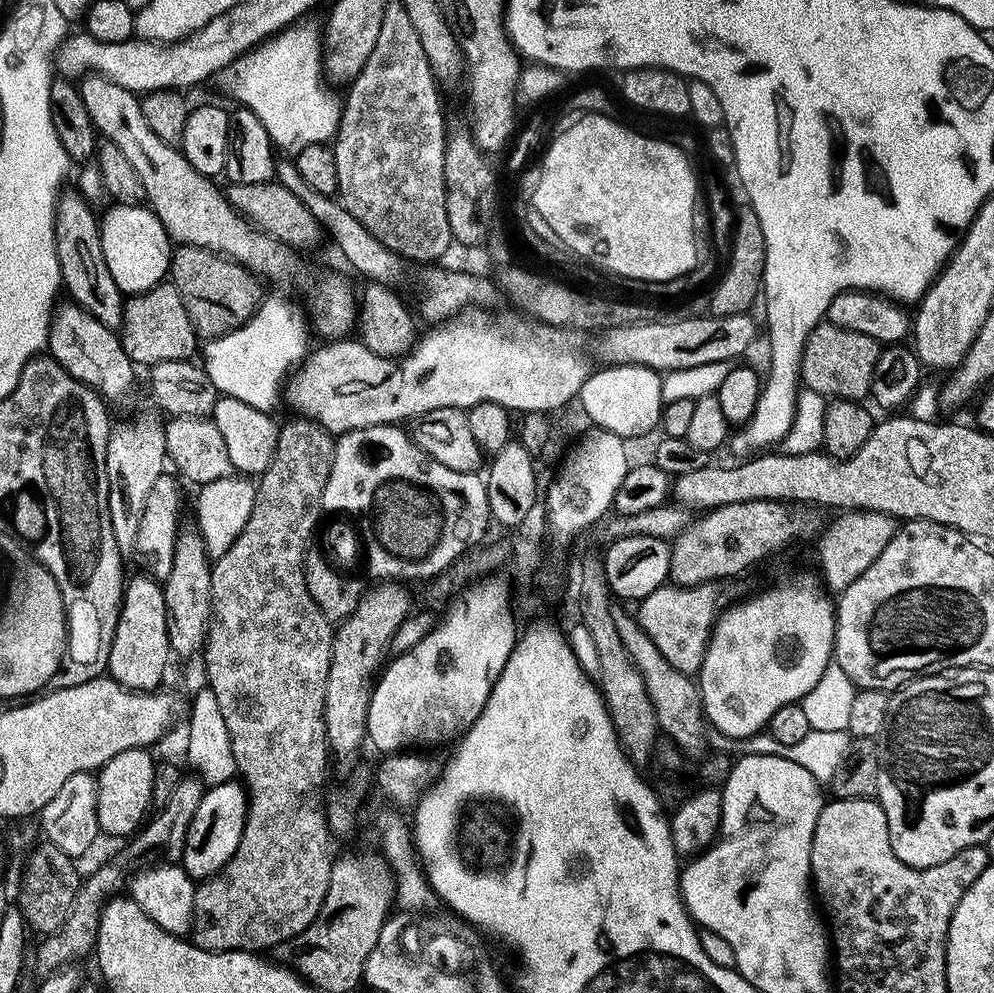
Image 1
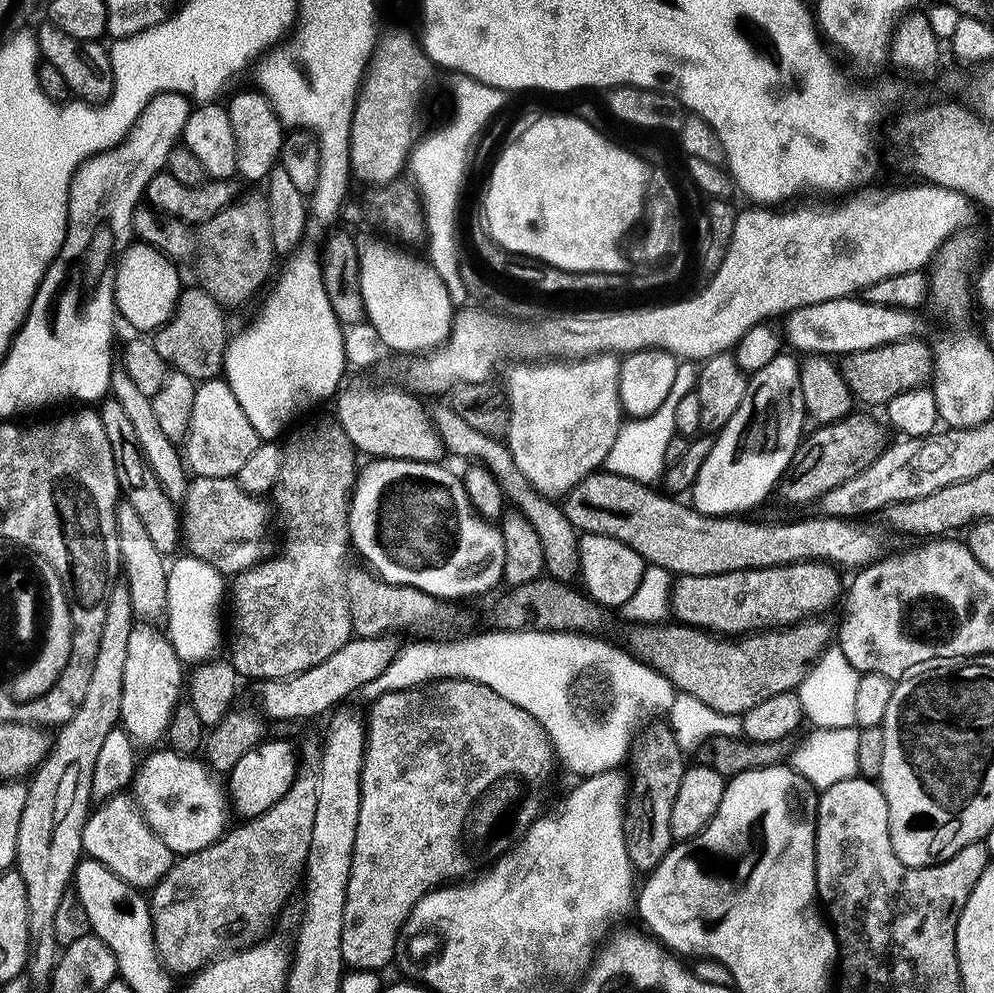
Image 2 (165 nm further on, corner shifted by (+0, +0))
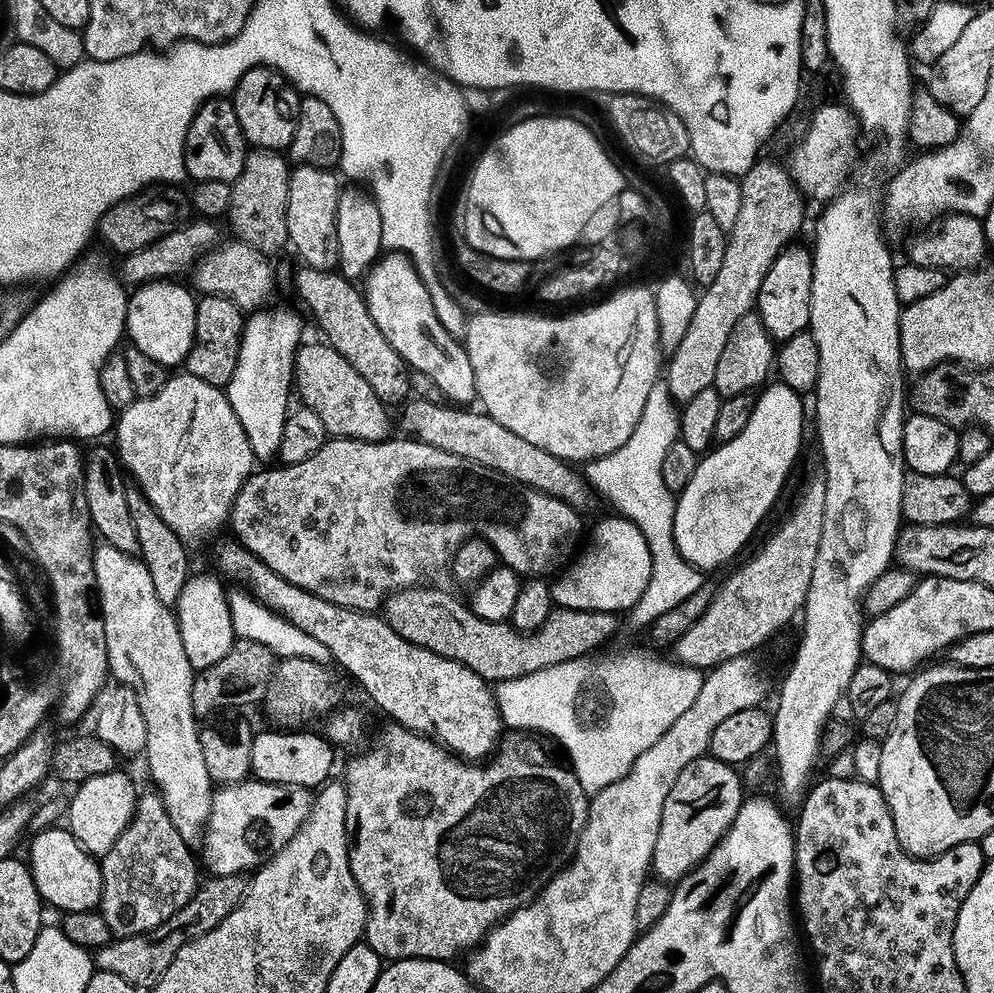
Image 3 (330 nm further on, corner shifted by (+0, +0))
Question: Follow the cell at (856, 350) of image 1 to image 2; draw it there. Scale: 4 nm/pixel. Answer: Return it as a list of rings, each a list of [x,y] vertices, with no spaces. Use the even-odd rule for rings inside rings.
[[[913,338],[902,342],[890,342],[874,350],[850,352],[843,357],[844,381],[853,397],[864,404],[886,406],[890,398],[906,390],[925,387],[932,379],[932,349],[923,344],[923,339]]]

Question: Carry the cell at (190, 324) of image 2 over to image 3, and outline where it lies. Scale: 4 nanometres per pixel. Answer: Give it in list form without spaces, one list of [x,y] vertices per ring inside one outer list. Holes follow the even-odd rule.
[[[201,295],[196,301],[194,342],[183,363],[187,375],[202,378],[202,382],[215,388],[227,389],[234,374],[234,366],[238,366],[238,350],[245,319],[245,313],[233,300],[228,300],[225,296]]]

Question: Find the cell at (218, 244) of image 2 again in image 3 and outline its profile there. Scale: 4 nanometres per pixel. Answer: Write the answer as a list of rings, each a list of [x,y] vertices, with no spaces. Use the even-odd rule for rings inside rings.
[[[251,149],[243,160],[241,174],[230,184],[229,204],[226,213],[233,232],[232,234],[244,243],[251,244],[265,254],[272,254],[277,247],[282,247],[290,240],[290,222],[285,218],[286,195],[289,193],[289,178],[291,169],[287,159],[277,152],[270,152],[268,149]]]

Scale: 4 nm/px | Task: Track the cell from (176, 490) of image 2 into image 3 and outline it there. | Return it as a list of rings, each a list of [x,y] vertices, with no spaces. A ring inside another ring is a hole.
[[[229,538],[220,540],[216,544],[216,564],[232,580],[237,580],[237,585],[243,586],[251,595],[255,596],[261,604],[269,610],[284,616],[298,630],[310,634],[310,638],[322,642],[326,650],[330,650],[333,661],[345,668],[343,671],[349,677],[353,676],[364,687],[364,692],[384,712],[392,715],[391,719],[403,725],[404,728],[417,732],[420,735],[432,737],[443,744],[449,751],[455,752],[461,759],[478,762],[495,753],[498,743],[503,739],[506,725],[500,717],[496,704],[495,693],[491,685],[481,678],[476,671],[470,670],[464,663],[457,659],[446,658],[445,655],[426,650],[394,631],[389,624],[379,615],[370,612],[356,612],[353,608],[343,608],[334,602],[326,602],[274,574],[266,562],[262,562],[245,548],[239,540]]]

